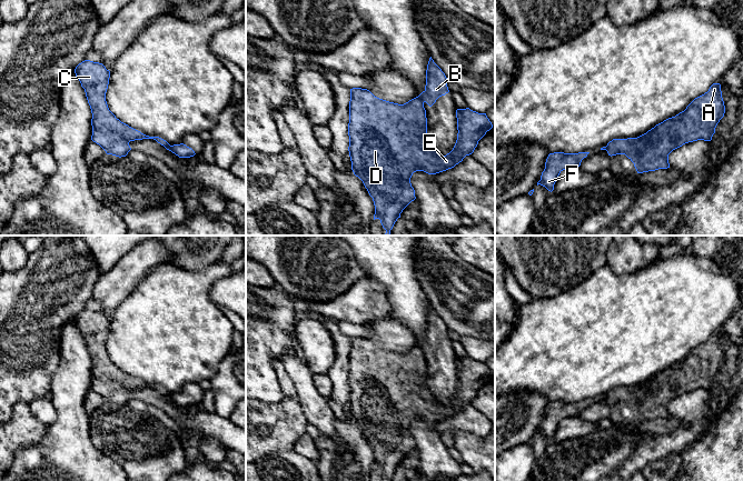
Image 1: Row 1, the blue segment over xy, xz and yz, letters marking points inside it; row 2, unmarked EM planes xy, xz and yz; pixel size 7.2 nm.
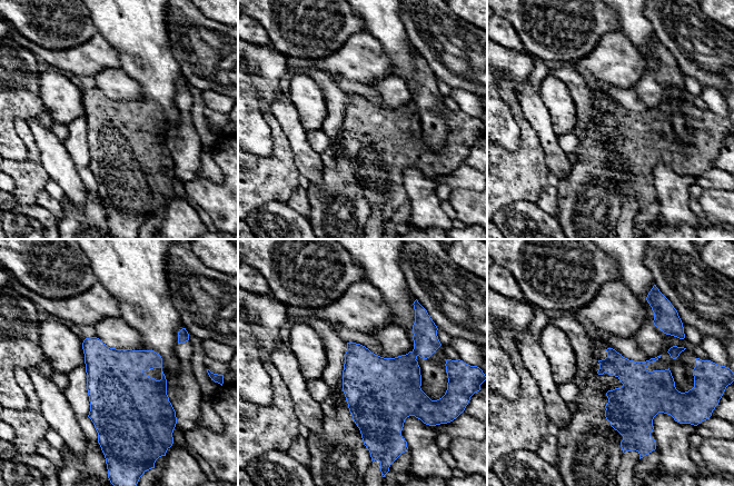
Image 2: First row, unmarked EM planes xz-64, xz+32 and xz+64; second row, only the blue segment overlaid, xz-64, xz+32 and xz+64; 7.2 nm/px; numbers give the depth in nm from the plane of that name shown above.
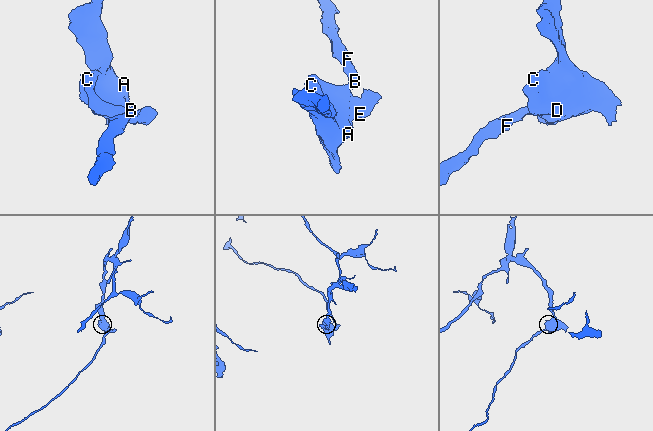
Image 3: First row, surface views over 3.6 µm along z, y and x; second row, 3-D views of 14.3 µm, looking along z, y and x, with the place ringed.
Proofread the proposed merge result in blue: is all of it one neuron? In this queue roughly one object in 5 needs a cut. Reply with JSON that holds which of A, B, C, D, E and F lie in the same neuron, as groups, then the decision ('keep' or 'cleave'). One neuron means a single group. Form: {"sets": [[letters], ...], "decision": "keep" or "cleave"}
{"sets": [["A", "C", "D", "E"], ["B", "F"]], "decision": "cleave"}

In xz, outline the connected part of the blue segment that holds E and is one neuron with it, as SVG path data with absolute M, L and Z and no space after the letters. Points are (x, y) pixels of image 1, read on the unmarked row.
M350 338L348 400L351 419L373 447L374 469L379 468L386 481L390 481L403 459L416 448L410 432L414 421L436 423L454 417L474 401L478 390L493 377L486 362L478 362L469 357L457 358L456 367L458 379L456 392L449 402L443 404L426 384L426 359L419 345L398 353L379 348L367 338Z

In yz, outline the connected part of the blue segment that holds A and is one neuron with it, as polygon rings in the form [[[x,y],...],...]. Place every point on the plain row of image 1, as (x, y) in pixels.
[[[713,332],[707,341],[695,347],[684,360],[664,369],[637,387],[613,388],[607,392],[606,400],[611,405],[625,403],[634,412],[637,422],[667,418],[670,417],[668,403],[673,399],[697,389],[711,390],[724,362],[721,333]]]

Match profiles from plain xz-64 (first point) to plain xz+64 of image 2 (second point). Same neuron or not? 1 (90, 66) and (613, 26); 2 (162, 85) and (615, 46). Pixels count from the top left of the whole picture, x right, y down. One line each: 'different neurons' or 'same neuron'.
1: different neurons
2: different neurons

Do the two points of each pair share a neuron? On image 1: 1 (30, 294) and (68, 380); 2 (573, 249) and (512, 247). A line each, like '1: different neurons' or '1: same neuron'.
1: different neurons
2: same neuron

